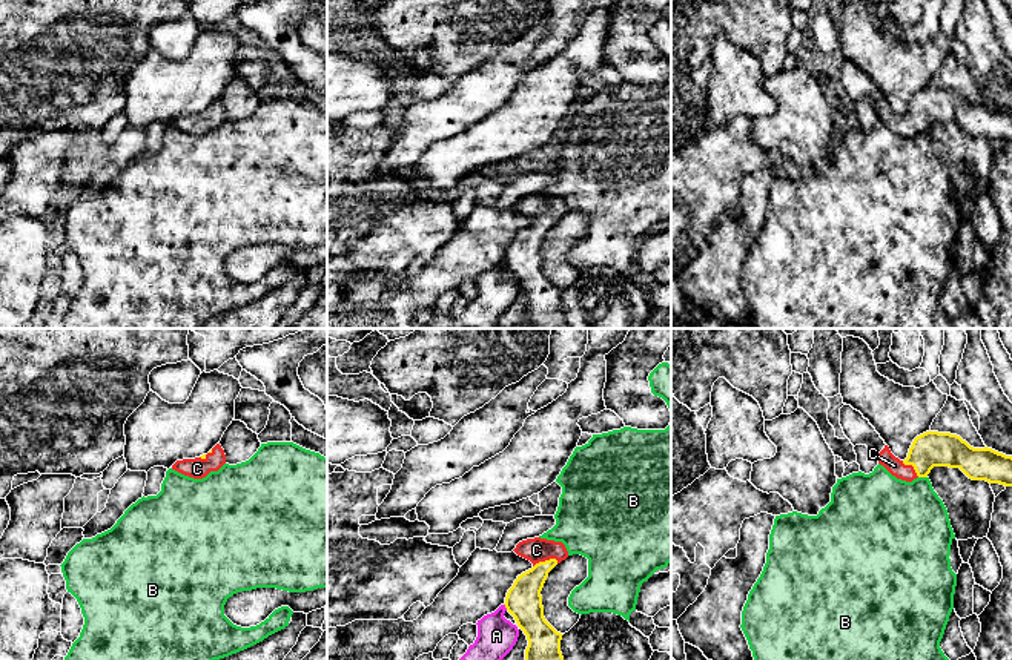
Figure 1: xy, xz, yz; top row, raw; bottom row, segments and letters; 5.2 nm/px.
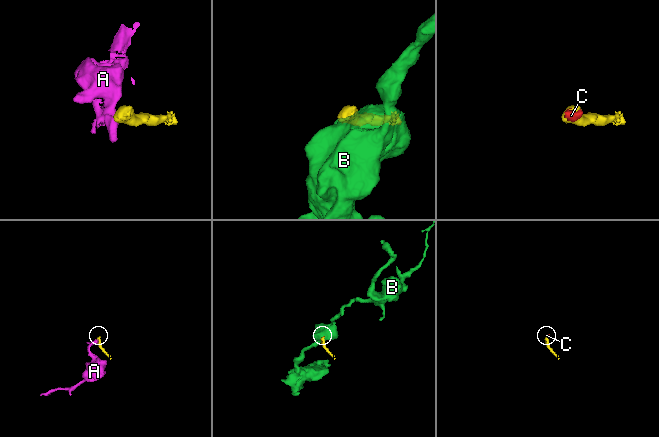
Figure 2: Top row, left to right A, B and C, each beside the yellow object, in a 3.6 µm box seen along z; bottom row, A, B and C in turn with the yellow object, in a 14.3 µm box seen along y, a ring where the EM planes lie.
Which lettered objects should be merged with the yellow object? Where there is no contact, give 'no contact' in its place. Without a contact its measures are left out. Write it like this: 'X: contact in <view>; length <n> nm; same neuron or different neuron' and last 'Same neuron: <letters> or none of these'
A: contact in xz; length 40 nm; different neuron
B: contact in yz; length 50 nm; different neuron
C: contact in xz; length 140 nm; same neuron
Same neuron: C

